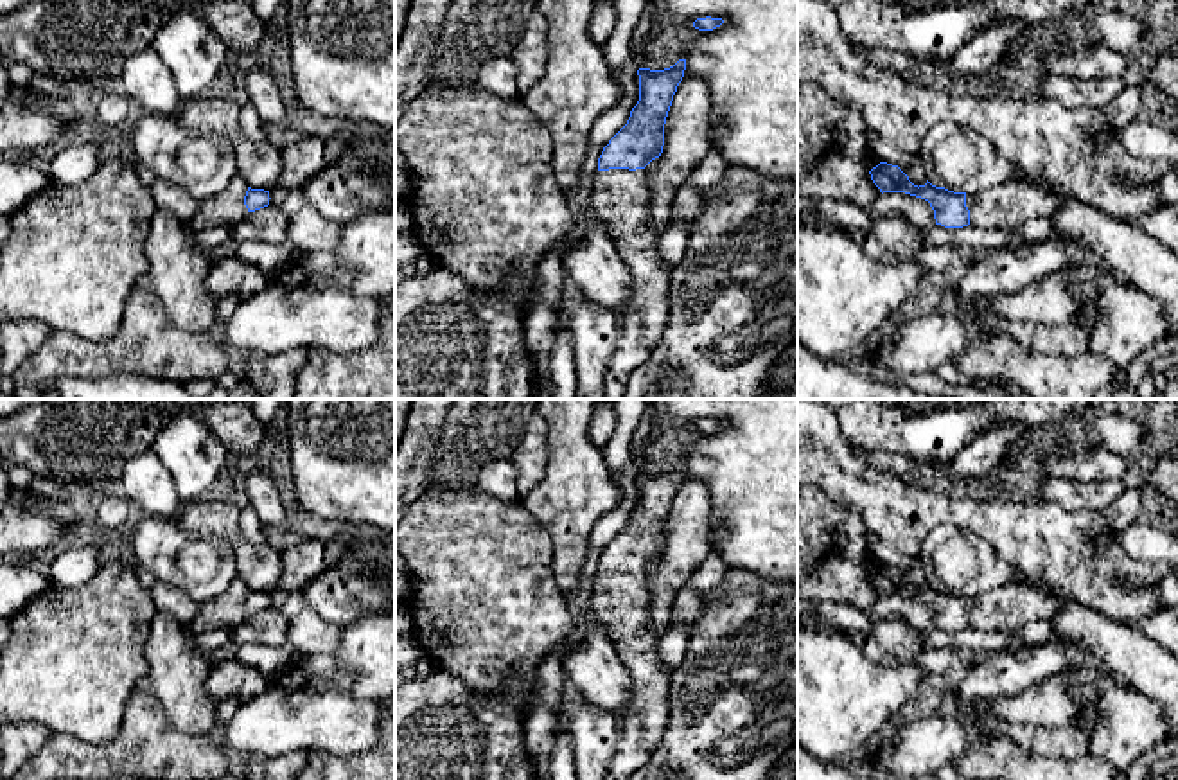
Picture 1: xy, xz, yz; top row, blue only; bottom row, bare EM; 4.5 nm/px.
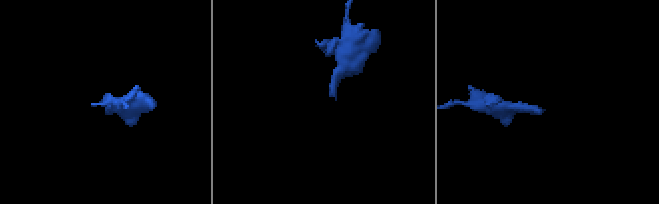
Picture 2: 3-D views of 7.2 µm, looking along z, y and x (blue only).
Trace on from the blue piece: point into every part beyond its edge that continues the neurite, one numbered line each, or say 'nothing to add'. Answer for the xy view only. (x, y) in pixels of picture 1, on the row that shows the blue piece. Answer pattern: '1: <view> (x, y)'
1: xy (227, 207)

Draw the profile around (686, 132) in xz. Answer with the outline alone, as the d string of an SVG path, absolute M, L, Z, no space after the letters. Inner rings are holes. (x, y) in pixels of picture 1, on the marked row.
M686 77L673 95L659 158L646 169L648 207L646 226L663 234L673 216L673 199L693 169L711 151L709 144L711 95L706 81Z

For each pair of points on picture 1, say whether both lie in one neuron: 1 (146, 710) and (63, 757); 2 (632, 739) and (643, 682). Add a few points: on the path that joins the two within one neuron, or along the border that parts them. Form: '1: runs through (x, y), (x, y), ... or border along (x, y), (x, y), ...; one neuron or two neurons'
1: runs through (133, 734), (110, 757), (87, 757); one neuron
2: runs through (640, 725), (643, 721), (643, 696); one neuron

